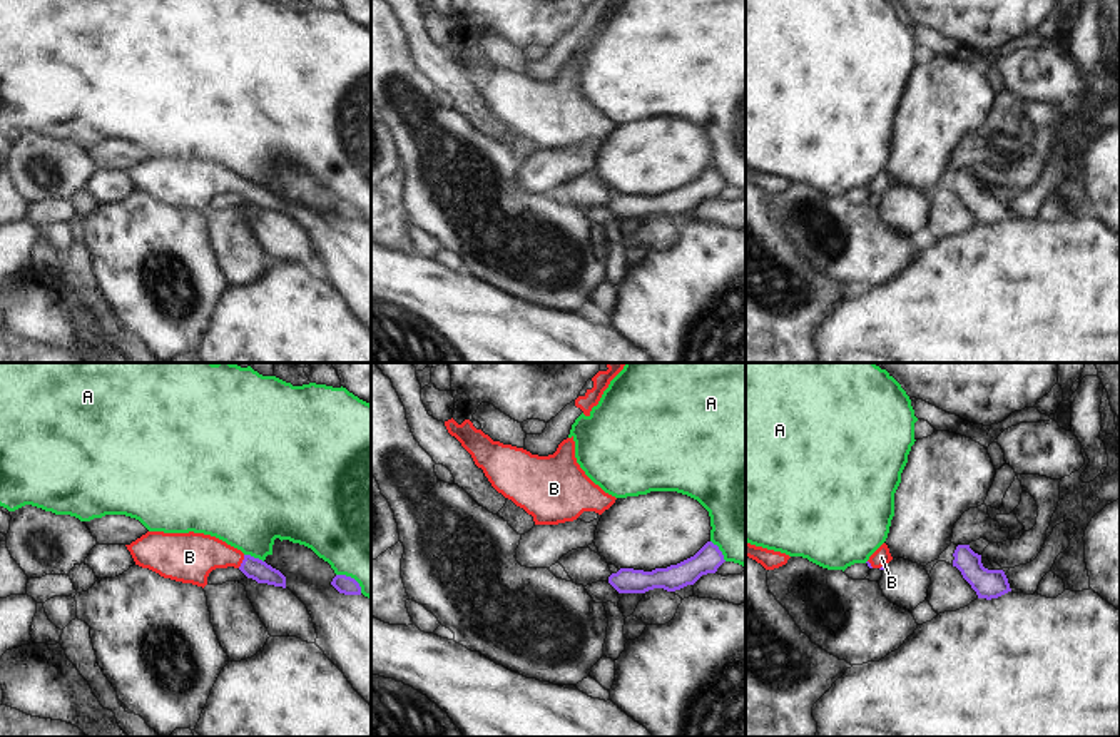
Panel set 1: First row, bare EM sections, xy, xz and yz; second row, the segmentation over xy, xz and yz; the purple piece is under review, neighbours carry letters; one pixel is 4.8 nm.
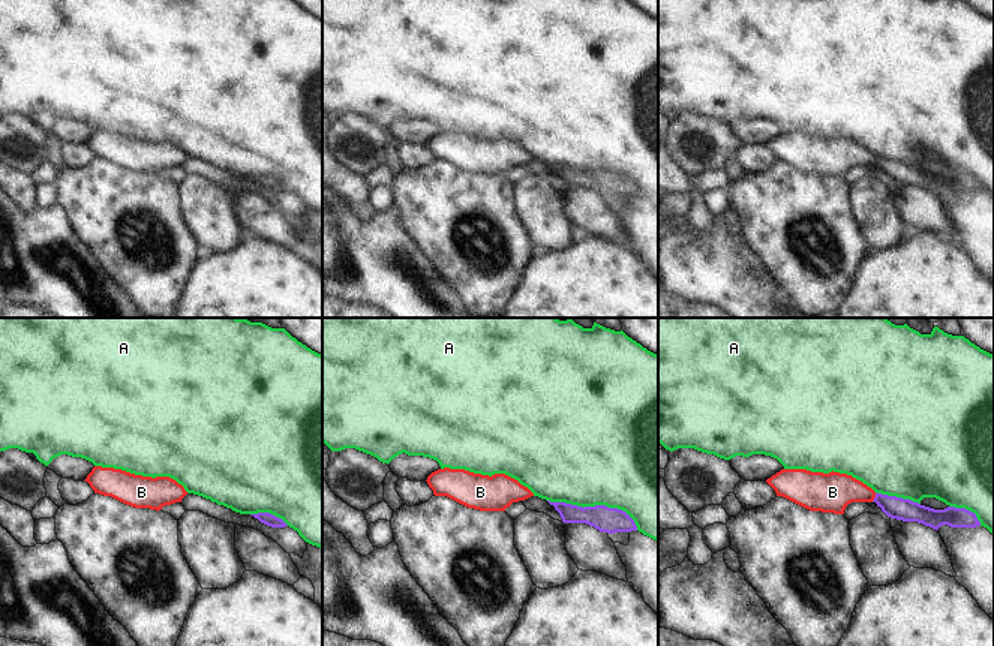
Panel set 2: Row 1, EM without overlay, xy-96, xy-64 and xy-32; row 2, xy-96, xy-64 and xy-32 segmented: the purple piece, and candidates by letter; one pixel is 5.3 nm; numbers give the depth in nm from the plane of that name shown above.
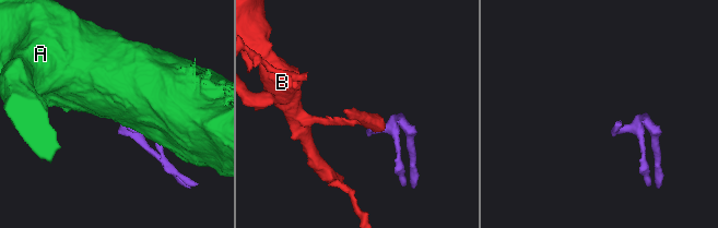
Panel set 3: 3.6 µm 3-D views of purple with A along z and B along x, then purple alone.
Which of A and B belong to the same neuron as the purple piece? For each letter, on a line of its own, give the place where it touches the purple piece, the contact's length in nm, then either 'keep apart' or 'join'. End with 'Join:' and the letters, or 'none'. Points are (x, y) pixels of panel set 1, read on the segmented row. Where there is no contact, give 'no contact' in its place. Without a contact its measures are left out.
A: meets purple in xz at (719, 550); contact 130 nm long; keep apart
B: meets purple in xy at (243, 562); contact 70 nm long; join
Join: B

